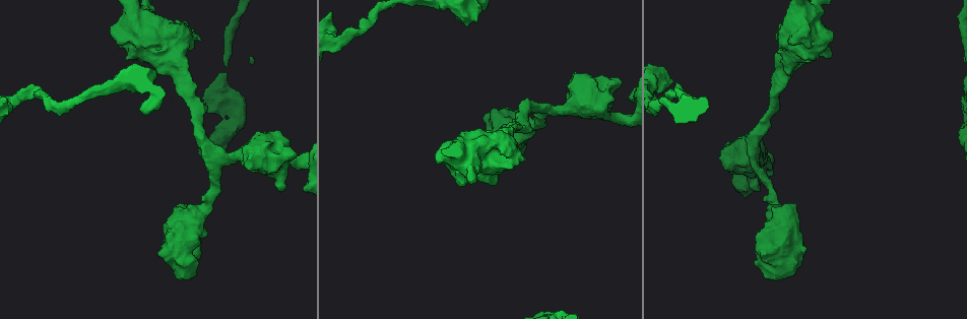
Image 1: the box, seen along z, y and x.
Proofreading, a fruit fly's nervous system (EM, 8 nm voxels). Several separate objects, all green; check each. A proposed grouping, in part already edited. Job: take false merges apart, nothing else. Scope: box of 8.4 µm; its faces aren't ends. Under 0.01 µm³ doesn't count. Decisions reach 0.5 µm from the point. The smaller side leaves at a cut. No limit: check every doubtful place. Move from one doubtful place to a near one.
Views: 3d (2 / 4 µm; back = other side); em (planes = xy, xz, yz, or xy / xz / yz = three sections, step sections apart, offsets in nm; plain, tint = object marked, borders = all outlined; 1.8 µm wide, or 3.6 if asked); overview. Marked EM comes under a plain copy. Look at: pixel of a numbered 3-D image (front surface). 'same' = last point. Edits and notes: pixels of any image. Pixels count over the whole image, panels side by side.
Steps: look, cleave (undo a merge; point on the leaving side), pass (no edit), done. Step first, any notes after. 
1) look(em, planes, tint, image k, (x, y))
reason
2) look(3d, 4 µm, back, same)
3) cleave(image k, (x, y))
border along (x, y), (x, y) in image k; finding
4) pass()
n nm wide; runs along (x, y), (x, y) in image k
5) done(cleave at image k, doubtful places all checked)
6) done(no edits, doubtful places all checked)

look(3d, 4 µm, image 1, (491, 163))
closes a loop

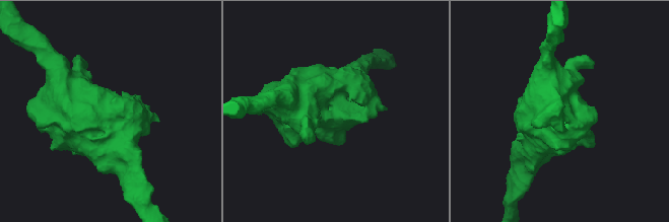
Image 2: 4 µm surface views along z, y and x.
look(em, 3.6 µm, xz, step 16, tint, image 2, (337, 116))

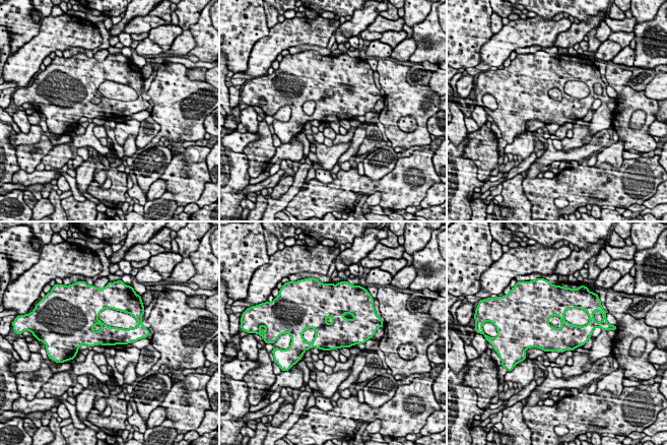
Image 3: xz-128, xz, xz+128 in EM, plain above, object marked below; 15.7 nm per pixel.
look(em, 3.6 µm, planes, tint, same)
cut it another way

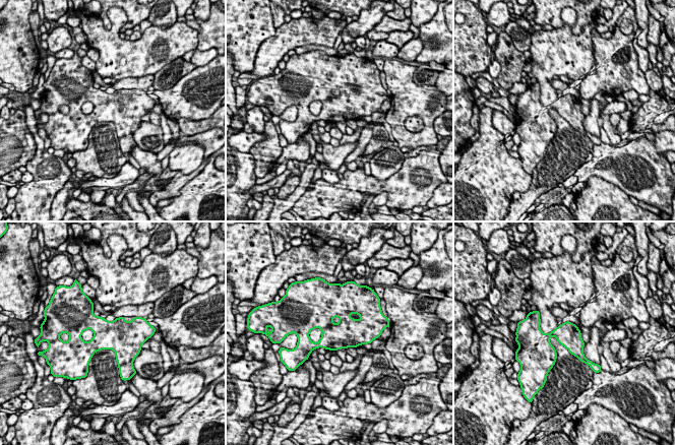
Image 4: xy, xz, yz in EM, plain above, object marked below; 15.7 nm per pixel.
pass()
all the same neuron

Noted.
look(em, xy, step 16, tint, image 1, (176, 73))
three-way junction

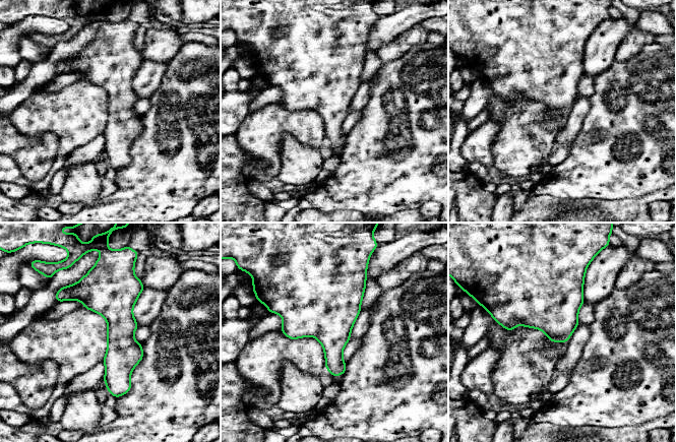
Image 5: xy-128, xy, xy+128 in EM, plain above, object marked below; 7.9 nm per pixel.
look(em, planes, tint, same)

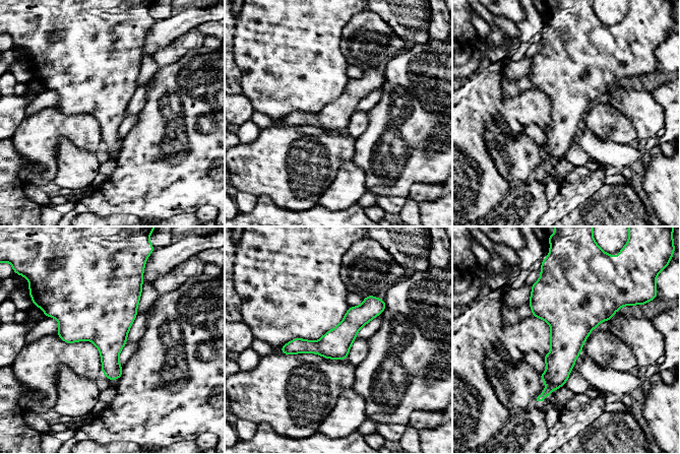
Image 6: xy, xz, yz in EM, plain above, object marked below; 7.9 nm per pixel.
pass()
runs along (382, 303), (329, 346), (284, 349) in image 6; all the same neuron

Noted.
look(3d, 4 µm, image 1, (344, 37))
sudden change in width

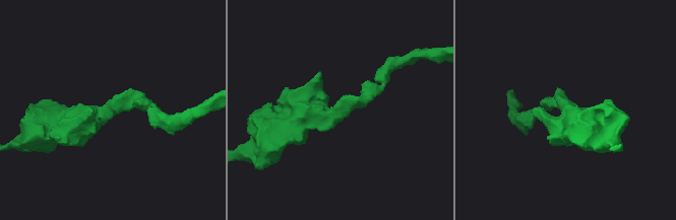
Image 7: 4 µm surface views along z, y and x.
look(em, 3.6 µm, yz, step 16, tint, image 7, (108, 109))

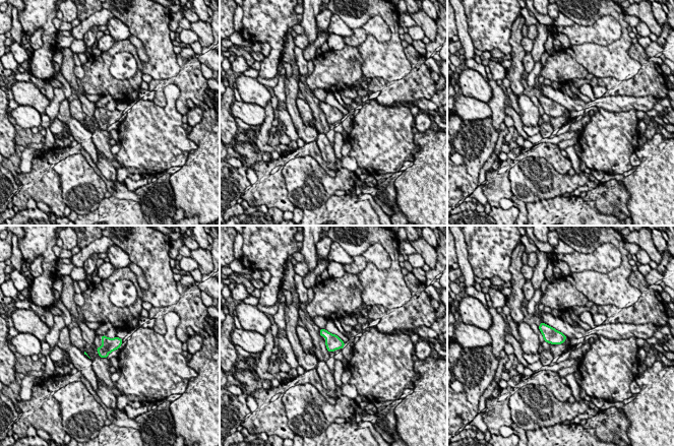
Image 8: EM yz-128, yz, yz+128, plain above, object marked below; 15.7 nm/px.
look(em, 3.6 µm, planes, tint, same)

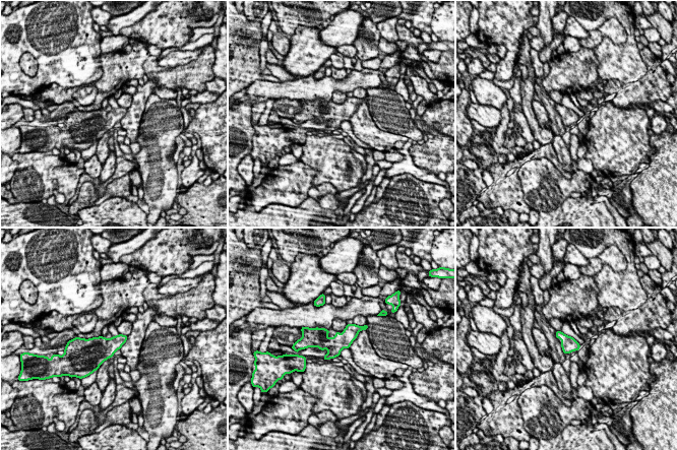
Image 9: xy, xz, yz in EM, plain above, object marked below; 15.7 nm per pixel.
pass()
continuous, no second neuron

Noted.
done(no edits, doubtful places all checked)

